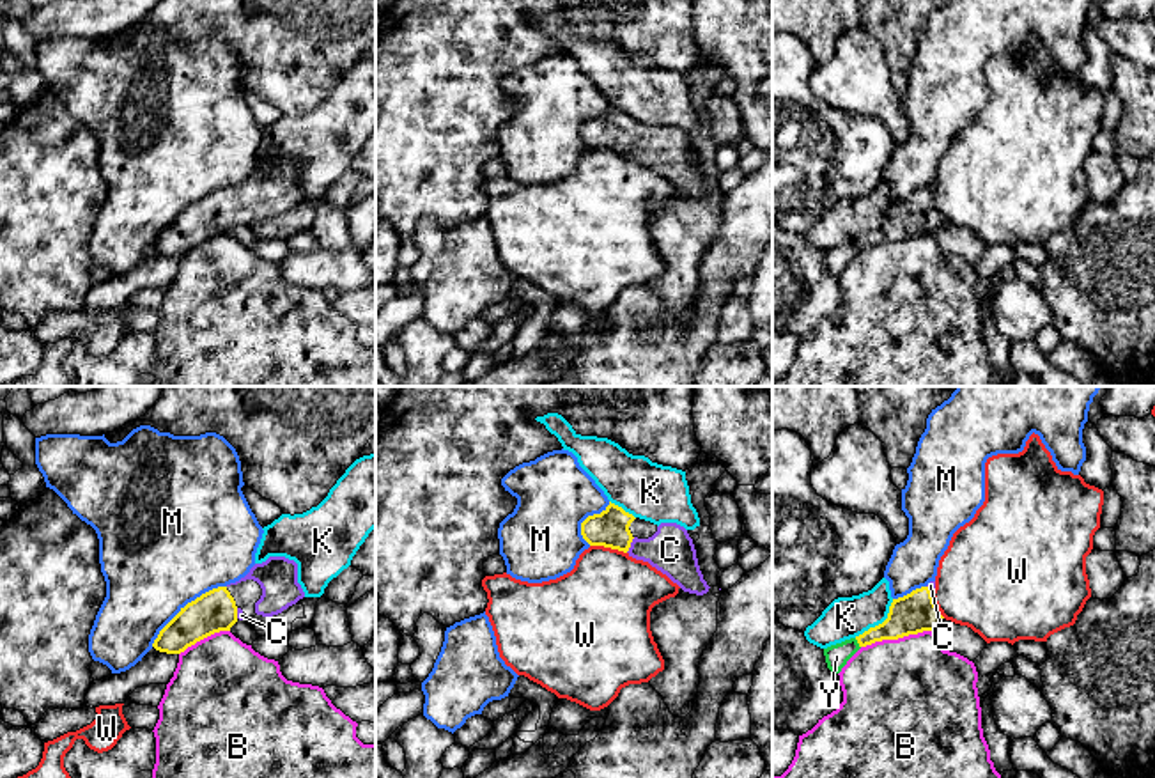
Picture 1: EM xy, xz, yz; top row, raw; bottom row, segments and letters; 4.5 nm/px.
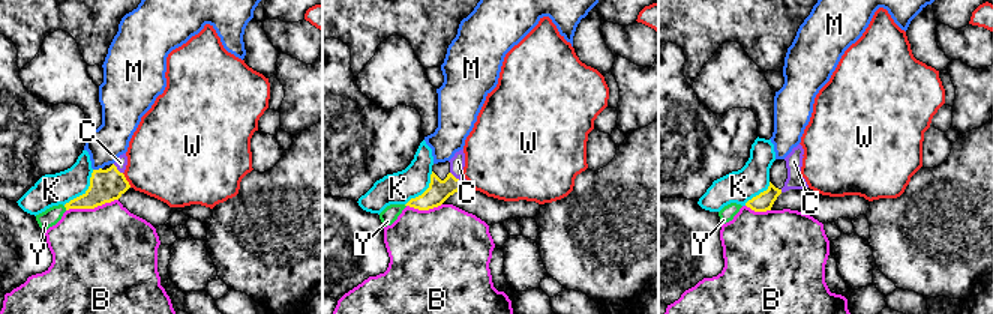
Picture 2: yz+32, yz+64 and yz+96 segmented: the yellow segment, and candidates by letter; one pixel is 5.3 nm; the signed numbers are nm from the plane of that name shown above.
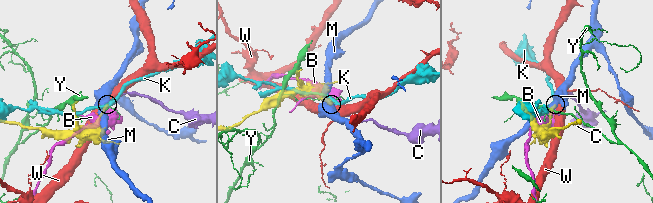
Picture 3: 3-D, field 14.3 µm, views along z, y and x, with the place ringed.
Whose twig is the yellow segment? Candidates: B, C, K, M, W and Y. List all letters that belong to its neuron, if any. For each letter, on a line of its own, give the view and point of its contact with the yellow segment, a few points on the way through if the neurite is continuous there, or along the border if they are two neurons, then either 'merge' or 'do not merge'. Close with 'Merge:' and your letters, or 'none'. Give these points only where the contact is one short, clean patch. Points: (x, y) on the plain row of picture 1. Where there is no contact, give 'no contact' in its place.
B: meets yellow in yz at (895, 241); do not merge
C: meets yellow in xz at (629, 147); merge
K: meets yellow in yz at (879, 227); do not merge
M: meets yellow in xy at (185, 210); do not merge
W: meets yellow in xz at (608, 149); border along xz (590, 147), (617, 151), (626, 156); do not merge
Y: meets yellow in yz at (858, 245); do not merge
Merge: C

